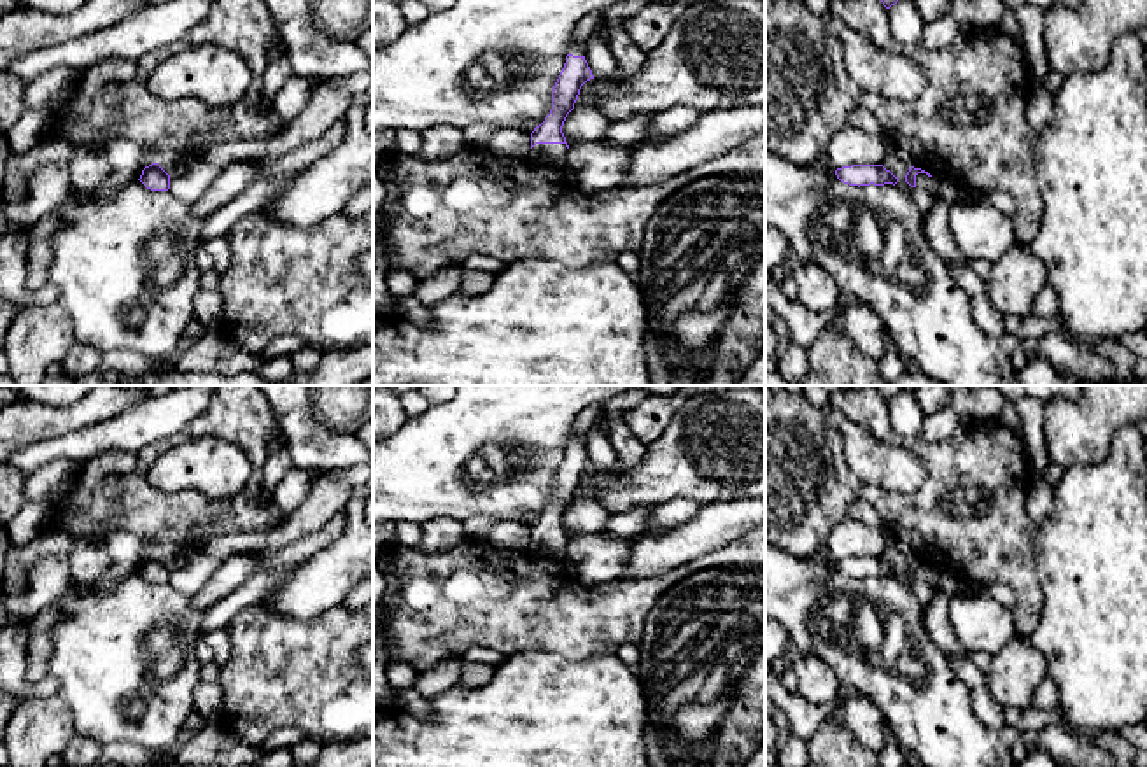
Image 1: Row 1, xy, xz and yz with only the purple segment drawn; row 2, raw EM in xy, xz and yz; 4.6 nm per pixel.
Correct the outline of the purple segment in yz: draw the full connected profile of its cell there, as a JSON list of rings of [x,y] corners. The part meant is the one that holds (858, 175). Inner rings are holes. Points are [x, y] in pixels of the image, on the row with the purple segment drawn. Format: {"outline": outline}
{"outline": [[[851,165],[835,170],[835,175],[841,182],[849,186],[884,186],[897,184],[898,177],[895,177],[883,165]]]}

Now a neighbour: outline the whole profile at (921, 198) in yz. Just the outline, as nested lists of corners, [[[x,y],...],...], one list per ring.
[[[898,179],[898,182],[895,186],[900,191],[904,191],[907,196],[911,196],[923,214],[926,214],[937,201],[928,191],[923,191],[923,189],[918,189],[918,187],[911,187],[905,182],[905,179]]]

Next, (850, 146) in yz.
[[[844,124],[830,140],[827,156],[832,166],[883,165],[890,140],[884,135],[869,135],[862,128]]]

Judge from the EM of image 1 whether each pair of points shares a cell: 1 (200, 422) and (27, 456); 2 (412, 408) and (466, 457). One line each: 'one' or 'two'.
1: two
2: two

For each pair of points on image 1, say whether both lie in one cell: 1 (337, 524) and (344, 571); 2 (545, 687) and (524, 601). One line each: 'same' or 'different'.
1: different
2: different

